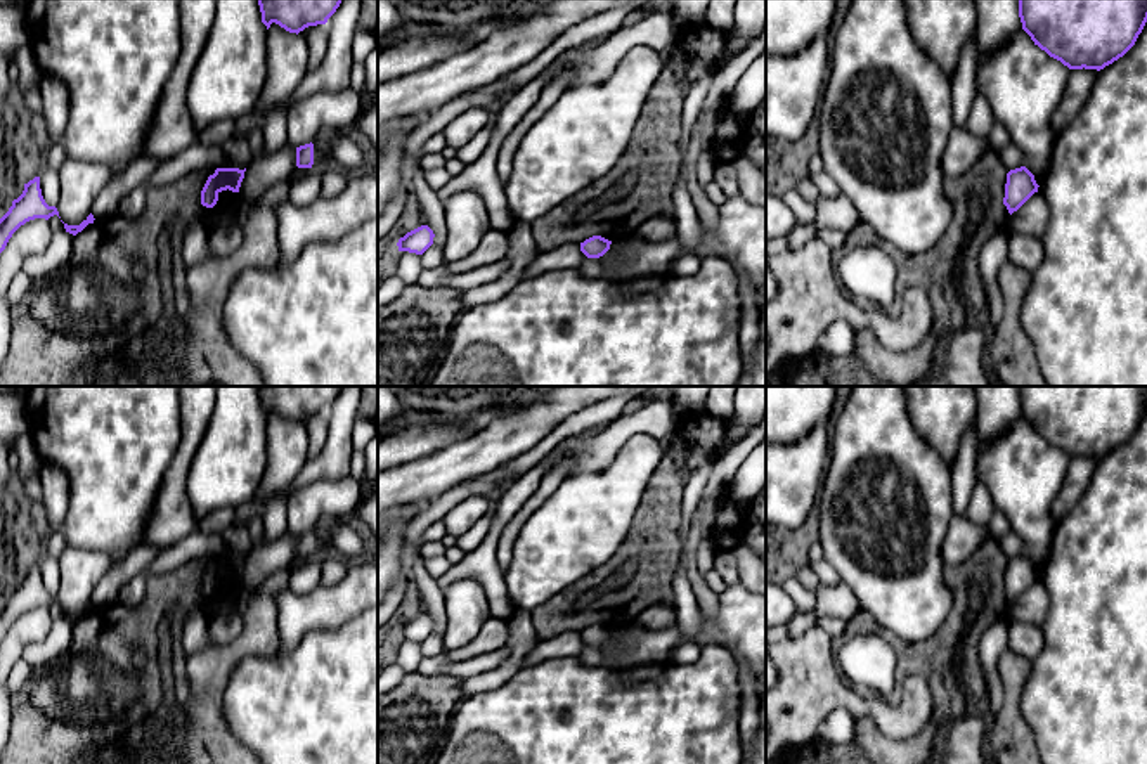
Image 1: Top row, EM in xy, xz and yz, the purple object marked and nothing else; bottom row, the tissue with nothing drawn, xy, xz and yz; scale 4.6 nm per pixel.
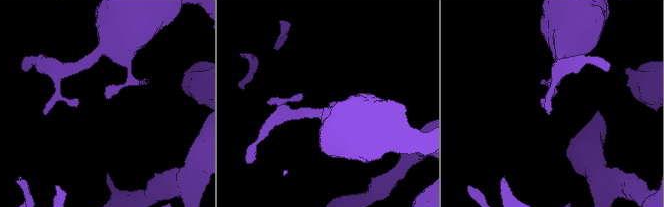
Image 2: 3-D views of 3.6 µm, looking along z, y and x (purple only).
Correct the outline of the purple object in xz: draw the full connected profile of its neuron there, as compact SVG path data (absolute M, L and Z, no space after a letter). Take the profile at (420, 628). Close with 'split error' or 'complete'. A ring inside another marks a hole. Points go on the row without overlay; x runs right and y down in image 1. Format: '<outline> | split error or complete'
M421 613L400 625L397 634L399 639L423 643L433 632L433 625L433 618L428 613Z | complete

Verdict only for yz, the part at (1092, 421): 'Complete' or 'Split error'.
Complete

